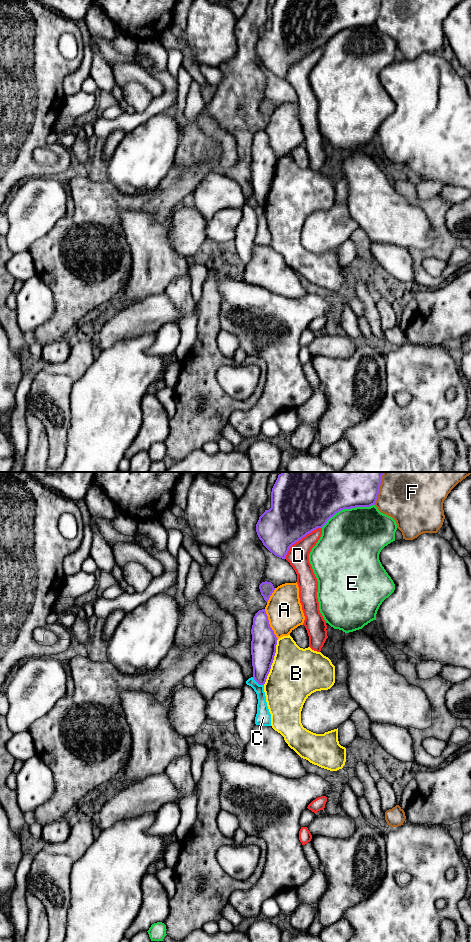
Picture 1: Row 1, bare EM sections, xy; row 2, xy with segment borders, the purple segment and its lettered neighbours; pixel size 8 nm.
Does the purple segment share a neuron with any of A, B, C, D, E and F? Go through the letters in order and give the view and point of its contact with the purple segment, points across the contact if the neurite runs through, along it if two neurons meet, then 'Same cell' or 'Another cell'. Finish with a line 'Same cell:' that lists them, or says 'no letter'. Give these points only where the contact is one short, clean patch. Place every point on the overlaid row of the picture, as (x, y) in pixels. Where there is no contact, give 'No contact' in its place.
A: Touches purple at xy (269, 624). Another cell
B: Touches purple at xy (272, 662). Another cell
C: Touches purple at xy (258, 683). Boundary: xy (252, 677), (259, 684), (263, 685). Another cell
D: Touches purple at xy (300, 539). Another cell
E: Touches purple at xy (347, 508). Another cell
F: Touches purple at xy (379, 488). Another cell
Same cell: no letter

